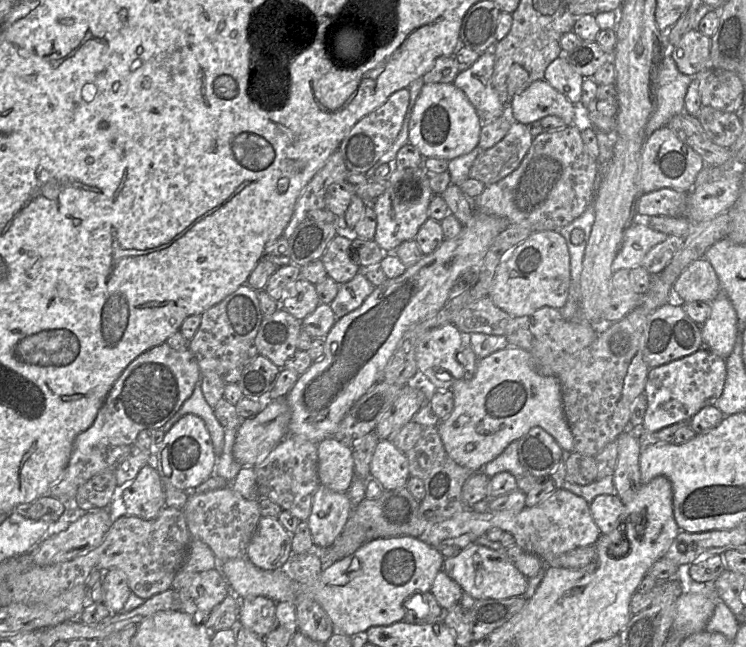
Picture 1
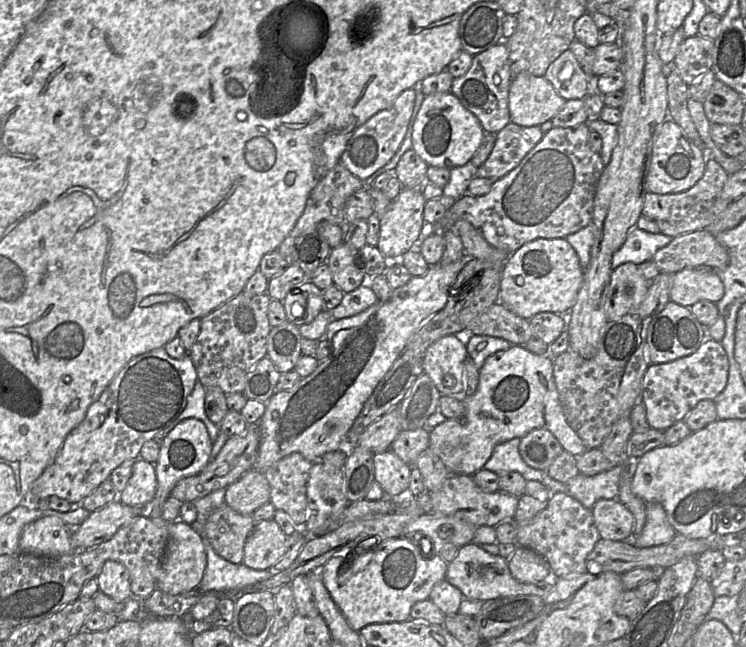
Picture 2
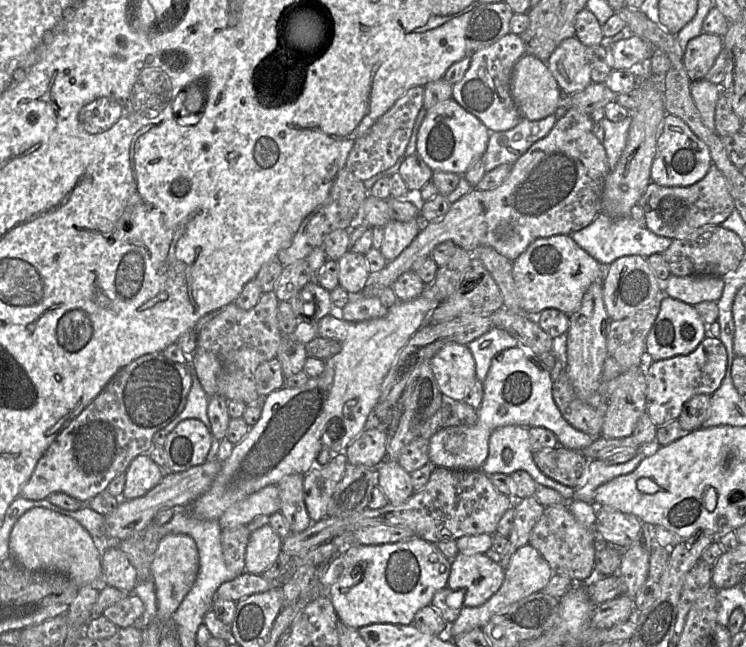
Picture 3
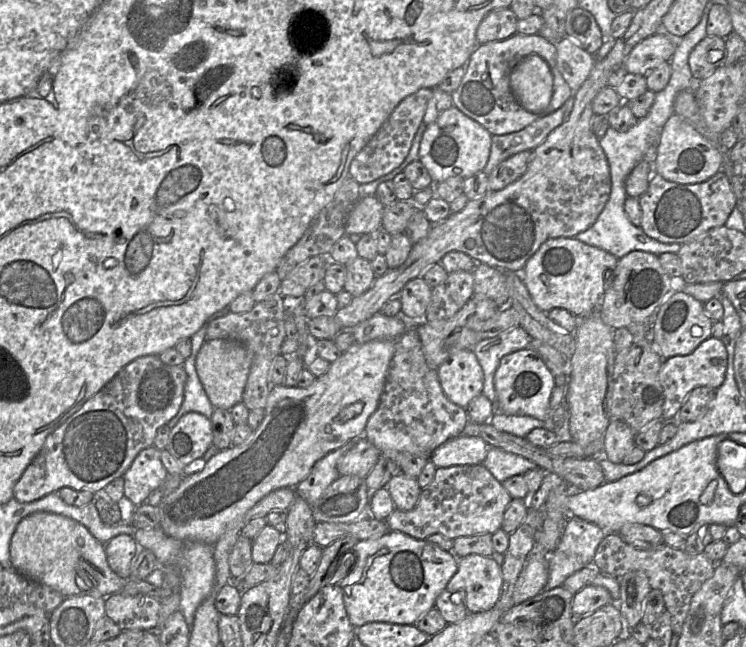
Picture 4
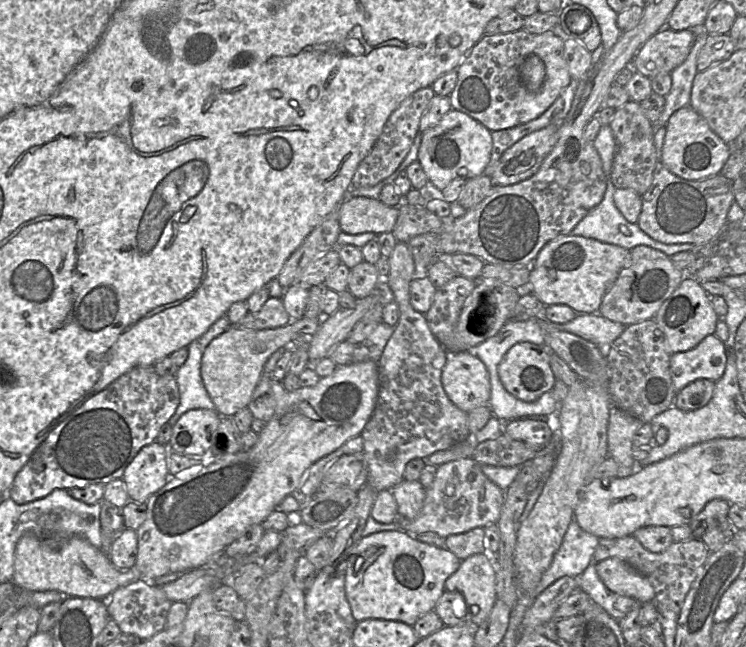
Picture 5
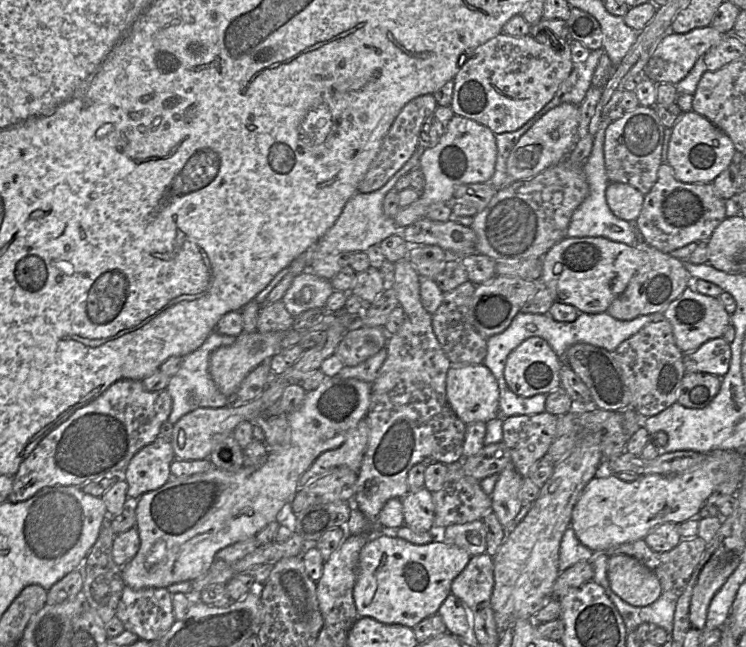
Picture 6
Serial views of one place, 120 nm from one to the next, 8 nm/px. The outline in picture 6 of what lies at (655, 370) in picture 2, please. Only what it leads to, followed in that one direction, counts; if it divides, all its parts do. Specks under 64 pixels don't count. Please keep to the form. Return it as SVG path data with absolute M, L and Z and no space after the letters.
M722 337L710 339L694 351L684 353L685 372L705 372L722 378L729 369L730 343Z

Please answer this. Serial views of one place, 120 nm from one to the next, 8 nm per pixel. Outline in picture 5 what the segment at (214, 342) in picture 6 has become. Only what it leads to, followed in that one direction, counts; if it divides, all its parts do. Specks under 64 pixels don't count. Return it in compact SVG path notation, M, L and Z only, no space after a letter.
M226 314L216 320L200 337L192 341L188 347L188 357L185 363L178 368L175 378L179 390L179 405L167 421L174 426L180 416L192 409L215 410L201 377L201 359L209 343L221 335L231 326Z

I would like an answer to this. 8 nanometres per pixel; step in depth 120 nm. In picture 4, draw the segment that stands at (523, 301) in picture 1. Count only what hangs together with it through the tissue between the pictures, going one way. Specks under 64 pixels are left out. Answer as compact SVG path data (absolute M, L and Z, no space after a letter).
M559 237L545 241L527 261L521 275L540 310L547 313L553 308L563 308L576 317L584 317L595 311L599 312L617 262L618 259L612 254L587 245L575 237Z

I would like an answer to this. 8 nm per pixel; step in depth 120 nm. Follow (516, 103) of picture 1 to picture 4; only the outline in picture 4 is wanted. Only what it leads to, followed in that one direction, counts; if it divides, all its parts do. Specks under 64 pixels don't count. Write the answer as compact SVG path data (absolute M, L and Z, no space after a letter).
M530 54L513 68L510 85L523 108L534 114L541 114L552 98L553 74L545 59L537 54Z

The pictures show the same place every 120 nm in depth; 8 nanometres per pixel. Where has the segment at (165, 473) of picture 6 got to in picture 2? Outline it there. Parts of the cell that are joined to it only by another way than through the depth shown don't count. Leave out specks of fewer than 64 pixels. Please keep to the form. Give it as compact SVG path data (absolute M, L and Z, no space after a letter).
M138 458L134 461L132 474L119 500L133 507L145 507L155 497L157 478L155 464Z

